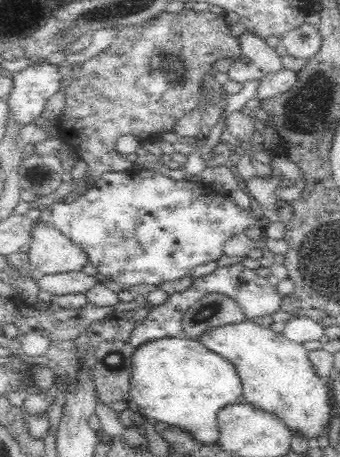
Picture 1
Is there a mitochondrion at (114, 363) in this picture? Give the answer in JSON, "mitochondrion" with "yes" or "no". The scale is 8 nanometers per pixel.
{"mitochondrion":"yes"}

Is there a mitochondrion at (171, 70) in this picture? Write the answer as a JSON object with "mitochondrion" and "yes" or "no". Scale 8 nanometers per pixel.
{"mitochondrion":"yes"}

